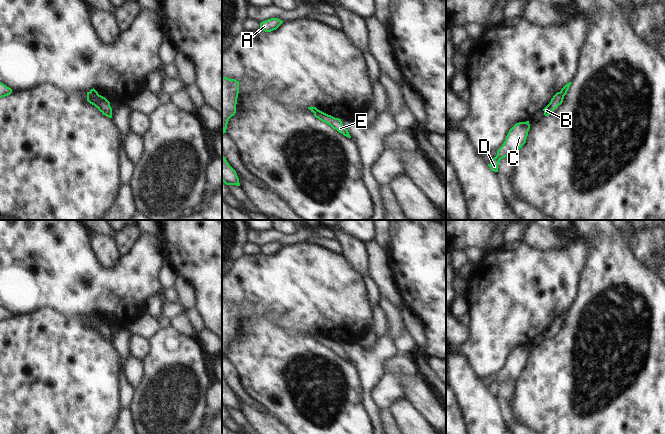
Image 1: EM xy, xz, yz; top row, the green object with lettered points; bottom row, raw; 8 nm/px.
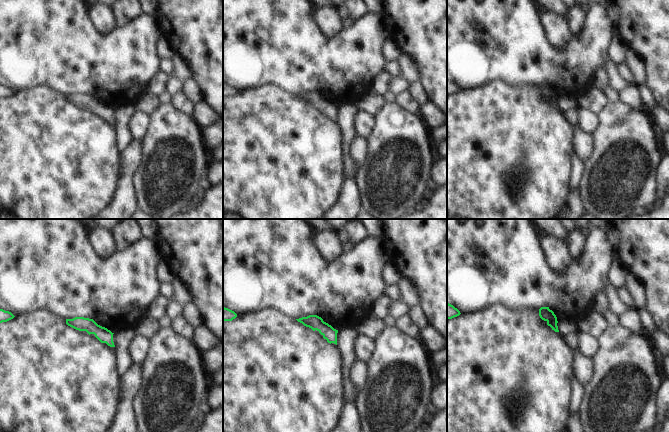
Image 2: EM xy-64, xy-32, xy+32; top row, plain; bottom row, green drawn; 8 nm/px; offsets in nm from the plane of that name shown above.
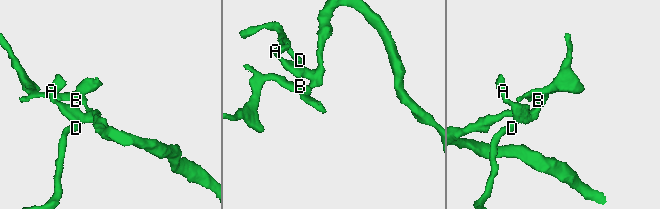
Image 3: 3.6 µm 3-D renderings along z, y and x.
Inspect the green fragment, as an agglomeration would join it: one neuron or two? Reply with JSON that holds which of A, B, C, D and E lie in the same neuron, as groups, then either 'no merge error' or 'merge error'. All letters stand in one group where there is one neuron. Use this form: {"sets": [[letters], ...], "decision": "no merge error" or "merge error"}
{"sets": [["A", "B", "C", "D"], ["E"]], "decision": "merge error"}

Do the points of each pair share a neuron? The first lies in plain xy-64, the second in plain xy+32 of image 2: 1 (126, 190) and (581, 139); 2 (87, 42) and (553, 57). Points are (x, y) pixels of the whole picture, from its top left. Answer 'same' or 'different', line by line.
1: same
2: same

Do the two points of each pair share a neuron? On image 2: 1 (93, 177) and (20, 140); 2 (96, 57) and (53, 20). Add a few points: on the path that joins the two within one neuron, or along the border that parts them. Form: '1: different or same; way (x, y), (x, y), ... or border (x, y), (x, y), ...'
1: same; way (74, 179), (59, 162), (39, 154)
2: same; way (85, 52), (64, 31)

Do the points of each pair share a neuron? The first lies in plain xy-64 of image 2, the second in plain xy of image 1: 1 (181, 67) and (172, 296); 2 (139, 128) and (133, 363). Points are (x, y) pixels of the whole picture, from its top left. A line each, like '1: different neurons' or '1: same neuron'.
1: different neurons
2: different neurons

